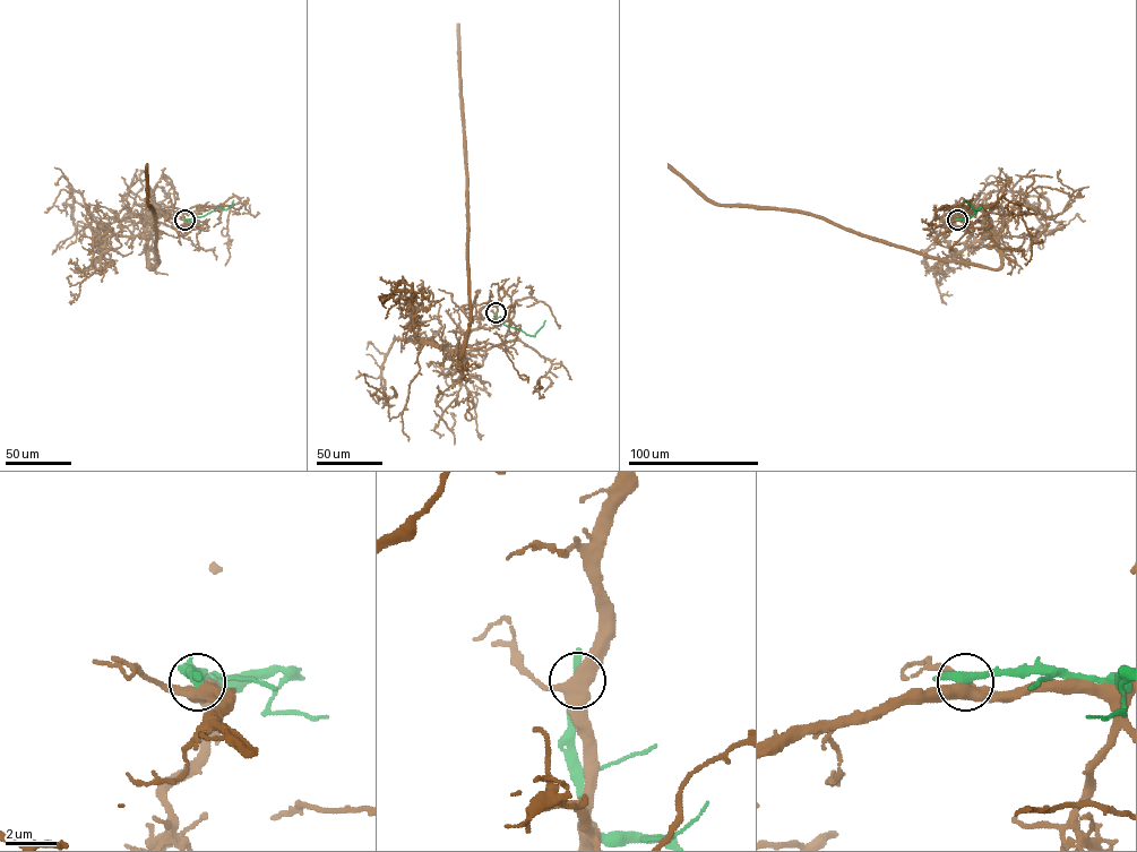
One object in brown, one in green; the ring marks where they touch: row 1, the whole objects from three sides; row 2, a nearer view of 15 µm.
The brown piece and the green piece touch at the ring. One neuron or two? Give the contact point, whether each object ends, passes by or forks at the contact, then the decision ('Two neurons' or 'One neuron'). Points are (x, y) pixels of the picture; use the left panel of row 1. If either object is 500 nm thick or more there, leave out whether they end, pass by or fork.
Place: (184, 220). At the ring brown forks. At the ring green ends. Two neurons

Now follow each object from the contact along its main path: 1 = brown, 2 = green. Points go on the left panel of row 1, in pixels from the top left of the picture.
1: (184, 220), (181, 212), (153, 204), (149, 268), (158, 260), (156, 221), (148, 205), (146, 163)
2: (184, 220), (203, 216), (217, 207), (226, 209), (233, 200)

